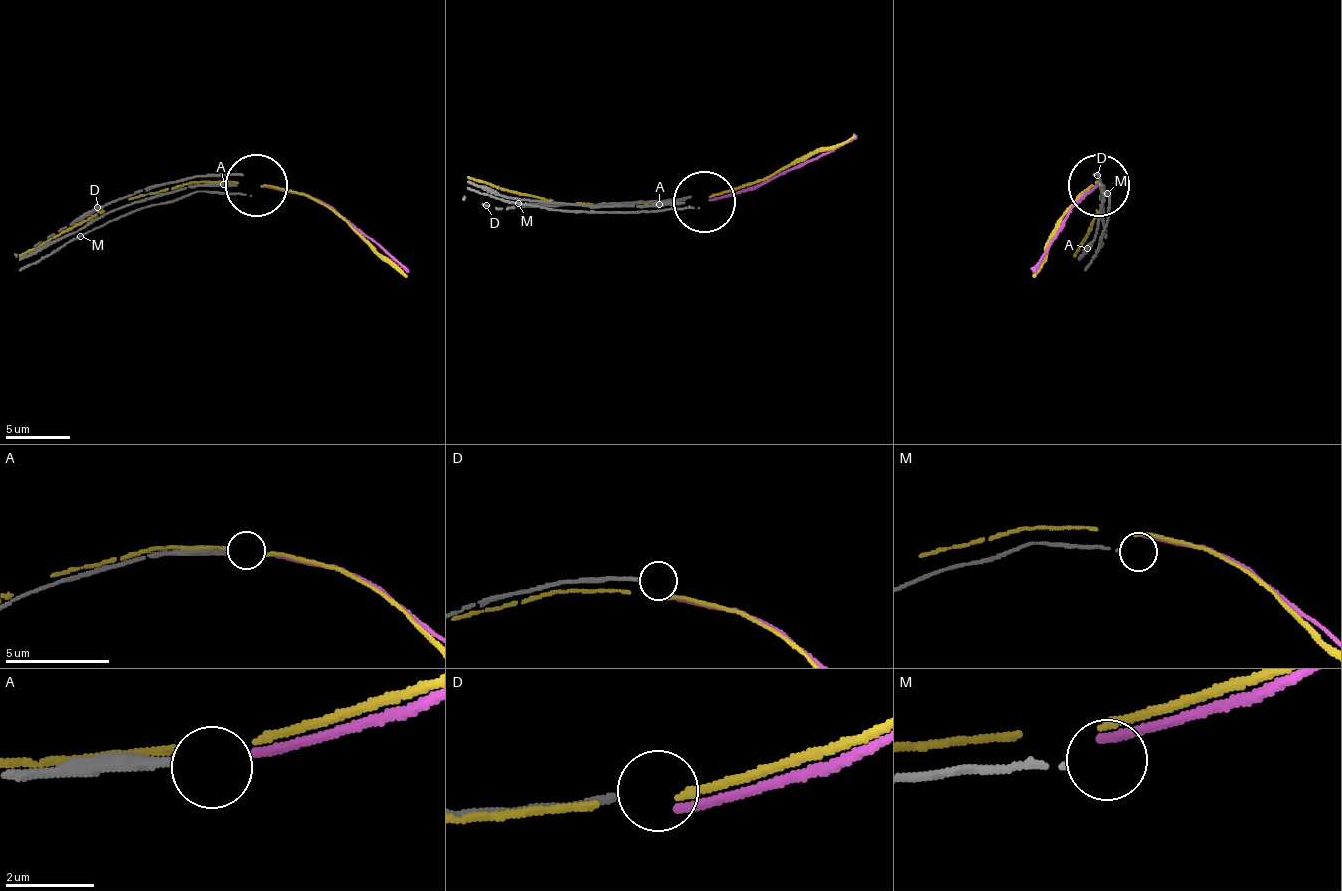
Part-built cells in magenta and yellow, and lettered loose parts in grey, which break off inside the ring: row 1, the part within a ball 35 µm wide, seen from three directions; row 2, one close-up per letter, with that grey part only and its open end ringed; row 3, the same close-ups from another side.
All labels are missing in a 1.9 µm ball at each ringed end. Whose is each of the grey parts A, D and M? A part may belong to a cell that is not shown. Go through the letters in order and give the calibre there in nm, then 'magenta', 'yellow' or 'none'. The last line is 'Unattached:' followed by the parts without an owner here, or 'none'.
A: calibre 260 nm; magenta
D: calibre 180 nm; none
M: calibre 130 nm; none
Unattached: D, M

